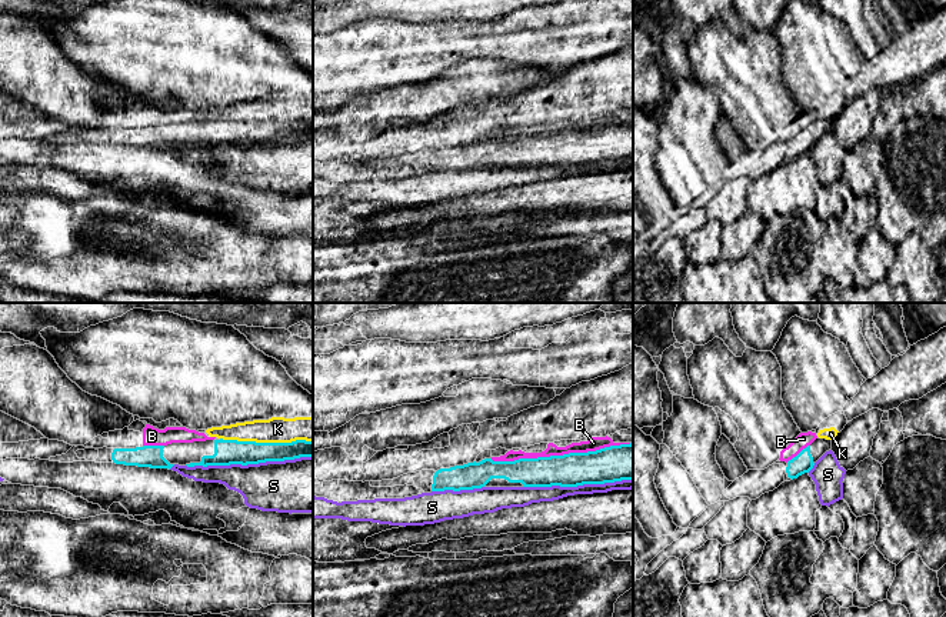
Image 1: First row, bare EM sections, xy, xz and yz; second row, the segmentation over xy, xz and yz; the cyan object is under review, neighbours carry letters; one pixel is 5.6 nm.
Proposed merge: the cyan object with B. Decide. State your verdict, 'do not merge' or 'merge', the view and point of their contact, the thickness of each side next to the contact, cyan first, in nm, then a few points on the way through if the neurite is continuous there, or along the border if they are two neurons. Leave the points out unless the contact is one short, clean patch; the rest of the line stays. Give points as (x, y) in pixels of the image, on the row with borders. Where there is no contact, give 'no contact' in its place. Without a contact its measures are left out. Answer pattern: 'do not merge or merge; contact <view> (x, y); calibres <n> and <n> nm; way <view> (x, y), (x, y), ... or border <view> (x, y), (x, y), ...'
do not merge; contact xz (560, 456); calibres 190 and 80 nm

